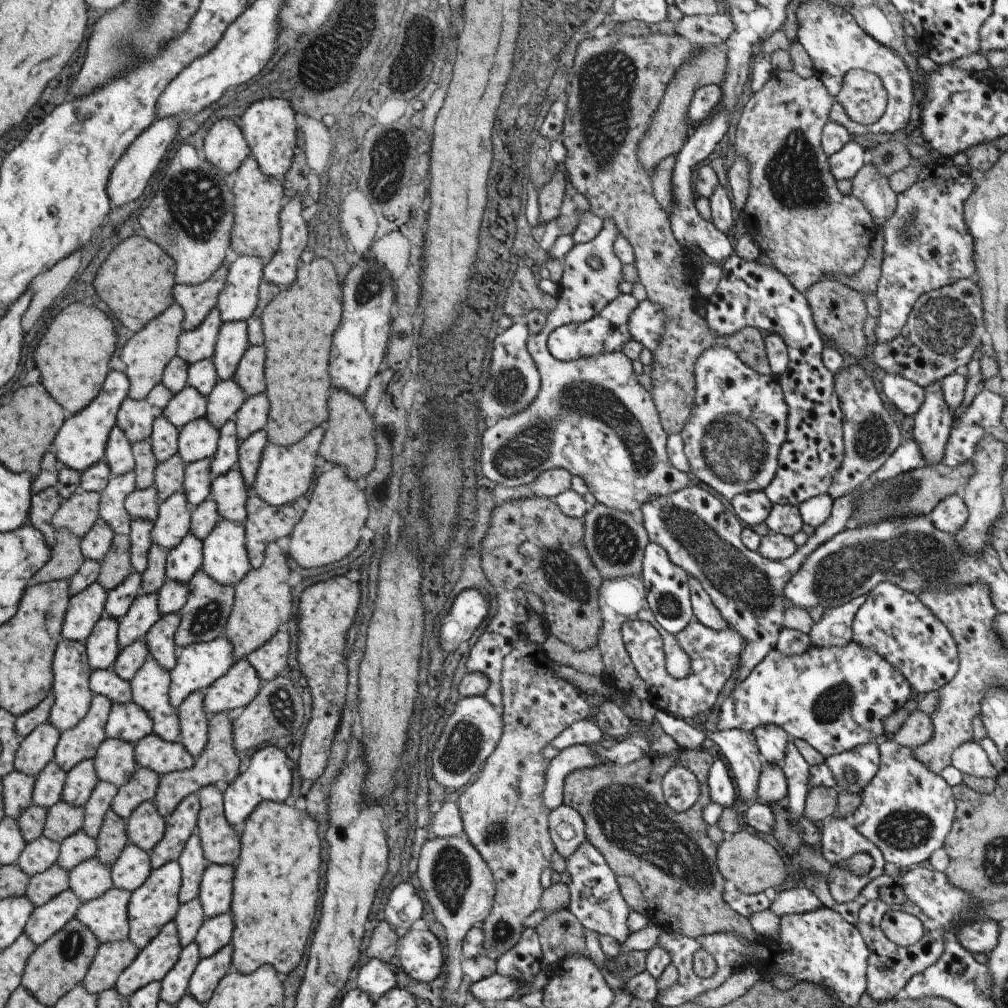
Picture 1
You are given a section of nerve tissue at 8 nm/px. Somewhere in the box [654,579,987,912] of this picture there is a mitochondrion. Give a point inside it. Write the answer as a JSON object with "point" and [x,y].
{"point":[906,830]}

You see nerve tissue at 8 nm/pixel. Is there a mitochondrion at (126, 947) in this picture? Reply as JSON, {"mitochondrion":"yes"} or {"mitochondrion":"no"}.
{"mitochondrion":"no"}

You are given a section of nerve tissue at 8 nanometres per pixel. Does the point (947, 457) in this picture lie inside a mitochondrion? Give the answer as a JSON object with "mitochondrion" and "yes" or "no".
{"mitochondrion":"no"}

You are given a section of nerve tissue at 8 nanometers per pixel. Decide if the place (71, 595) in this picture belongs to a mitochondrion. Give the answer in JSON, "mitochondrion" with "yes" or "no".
{"mitochondrion":"no"}

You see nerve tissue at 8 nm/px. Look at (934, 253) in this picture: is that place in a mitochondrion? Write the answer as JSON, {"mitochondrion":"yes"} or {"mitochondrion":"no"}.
{"mitochondrion":"no"}

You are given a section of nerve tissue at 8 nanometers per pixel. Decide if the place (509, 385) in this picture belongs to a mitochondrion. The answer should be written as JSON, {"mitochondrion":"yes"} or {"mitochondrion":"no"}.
{"mitochondrion":"yes"}

